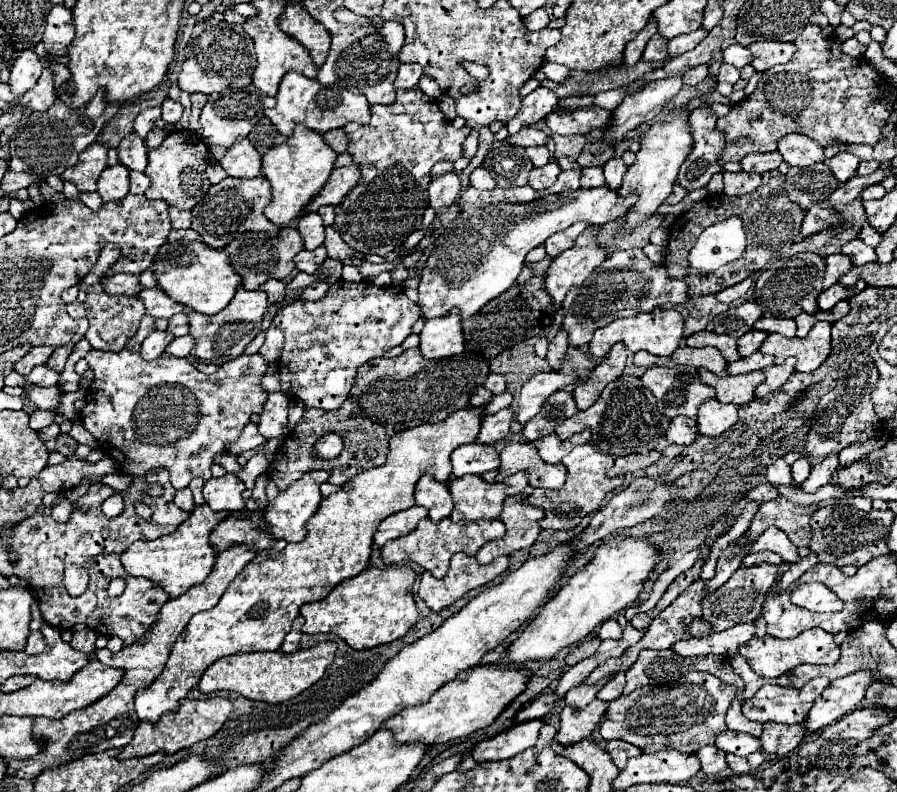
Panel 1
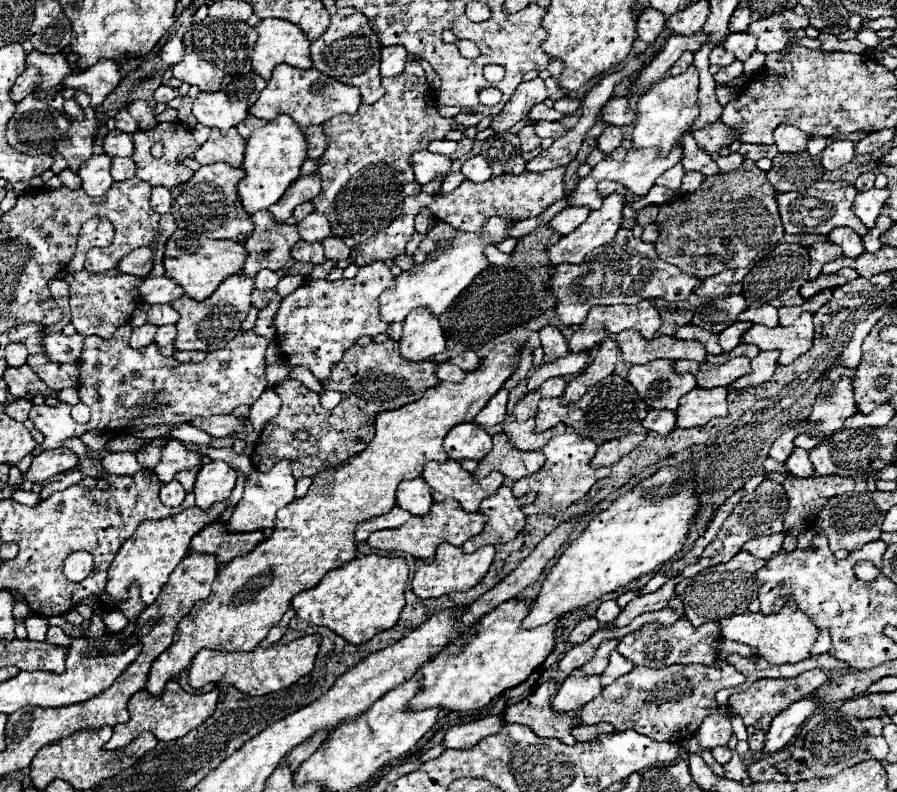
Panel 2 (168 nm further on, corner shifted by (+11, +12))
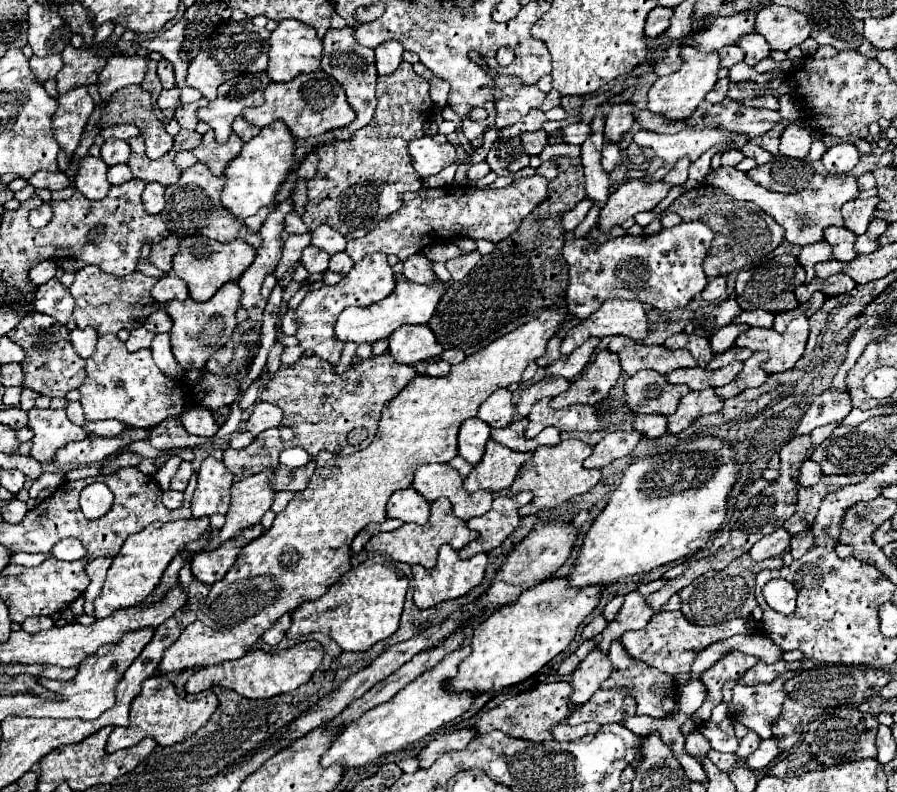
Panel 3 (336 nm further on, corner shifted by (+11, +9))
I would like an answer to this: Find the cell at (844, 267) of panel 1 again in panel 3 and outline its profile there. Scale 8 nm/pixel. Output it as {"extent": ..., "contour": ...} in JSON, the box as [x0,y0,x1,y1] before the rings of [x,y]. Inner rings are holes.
{"extent":[798,241,832,283],"contour":[[[824,241],[820,243],[812,243],[806,245],[798,257],[800,265],[806,269],[806,283],[810,283],[816,275],[814,275],[814,265],[820,261],[830,261],[832,259],[832,247]]]}

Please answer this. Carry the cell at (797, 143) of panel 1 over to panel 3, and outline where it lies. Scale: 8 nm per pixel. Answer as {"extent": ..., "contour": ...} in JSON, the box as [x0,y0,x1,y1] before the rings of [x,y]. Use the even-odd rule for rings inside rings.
{"extent":[780,125,812,159],"contour":[[[790,125],[784,129],[780,137],[780,155],[794,157],[794,159],[804,159],[808,155],[812,143],[812,135],[808,129],[800,125]]]}

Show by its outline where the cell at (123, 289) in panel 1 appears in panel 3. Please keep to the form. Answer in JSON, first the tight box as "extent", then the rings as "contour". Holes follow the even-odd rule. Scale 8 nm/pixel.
{"extent":[148,235,178,273],"contour":[[[168,235],[162,243],[152,247],[152,251],[148,255],[148,261],[152,265],[156,265],[158,269],[162,269],[164,273],[168,273],[172,269],[172,257],[176,255],[176,251],[178,251],[178,237]]]}

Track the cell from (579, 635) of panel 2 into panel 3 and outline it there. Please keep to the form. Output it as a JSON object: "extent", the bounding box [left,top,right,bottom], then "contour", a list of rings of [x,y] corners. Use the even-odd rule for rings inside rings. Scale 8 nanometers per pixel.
{"extent":[582,615,608,639],"contour":[[[600,615],[600,617],[594,617],[584,629],[582,629],[582,639],[594,639],[598,633],[602,633],[604,631],[604,627],[606,627],[608,623],[606,623],[606,619]]]}

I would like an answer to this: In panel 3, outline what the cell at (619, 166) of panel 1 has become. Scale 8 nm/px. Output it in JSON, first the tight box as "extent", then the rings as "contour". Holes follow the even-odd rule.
{"extent":[604,103,632,143],"contour":[[[624,103],[620,107],[612,107],[612,111],[606,117],[604,125],[604,141],[606,143],[618,143],[624,139],[624,135],[632,129],[632,105]]]}

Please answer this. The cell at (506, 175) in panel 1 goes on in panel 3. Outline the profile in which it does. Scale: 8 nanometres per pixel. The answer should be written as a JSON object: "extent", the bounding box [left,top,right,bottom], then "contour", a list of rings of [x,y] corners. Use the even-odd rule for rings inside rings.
{"extent":[486,137,530,177],"contour":[[[498,137],[492,143],[486,161],[496,175],[510,177],[510,175],[518,173],[522,167],[526,167],[530,157],[528,157],[528,153],[524,153],[520,137],[510,137],[510,139]]]}

